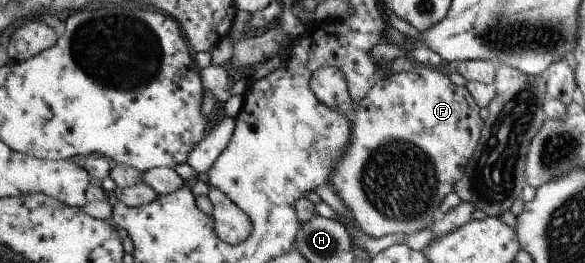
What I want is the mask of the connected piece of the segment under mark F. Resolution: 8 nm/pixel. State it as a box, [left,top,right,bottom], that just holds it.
[312,65,484,239]

